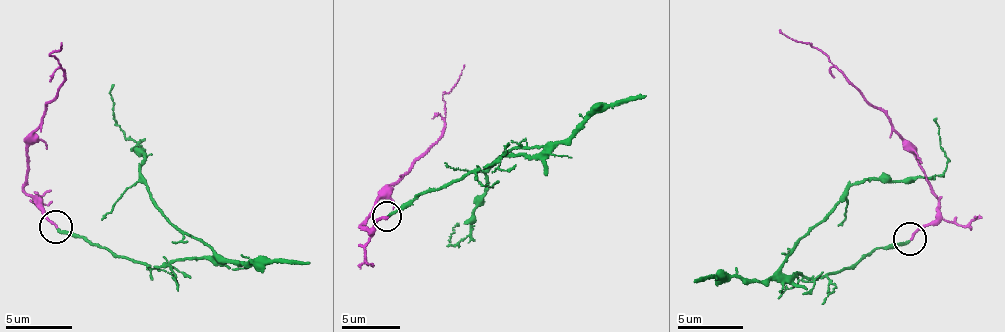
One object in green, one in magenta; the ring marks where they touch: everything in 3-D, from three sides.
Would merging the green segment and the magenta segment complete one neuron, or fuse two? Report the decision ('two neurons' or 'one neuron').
one neuron

